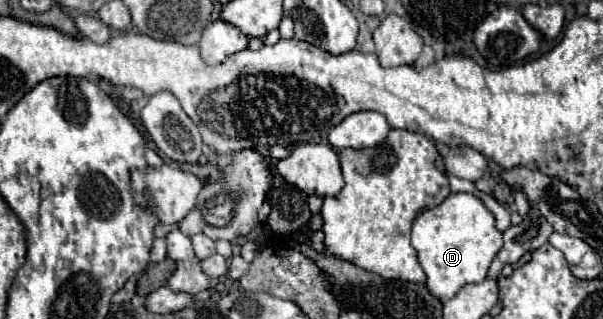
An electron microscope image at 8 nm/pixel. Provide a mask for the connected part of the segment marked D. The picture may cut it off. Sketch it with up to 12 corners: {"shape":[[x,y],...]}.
{"shape":[[477,196],[415,218],[411,246],[443,302],[503,246]]}

